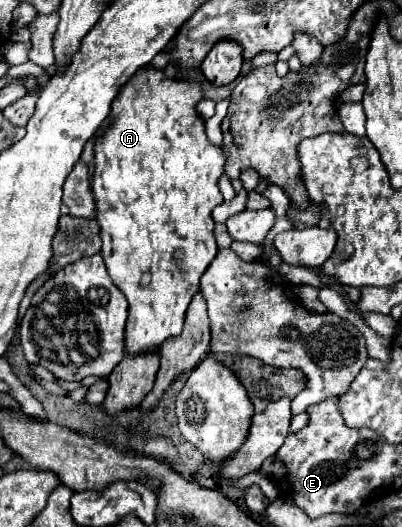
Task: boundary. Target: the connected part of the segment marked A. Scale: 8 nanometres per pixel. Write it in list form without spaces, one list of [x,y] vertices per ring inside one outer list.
[[[147,66],[147,68],[141,68],[133,78],[131,82],[127,82],[119,94],[119,98],[115,98],[113,102],[113,108],[111,108],[111,116],[113,116],[113,124],[109,126],[109,130],[97,138],[95,142],[95,172],[93,172],[93,192],[95,192],[95,200],[97,200],[97,222],[101,226],[101,255],[107,264],[107,270],[111,274],[111,280],[119,286],[119,290],[127,296],[129,300],[129,318],[127,318],[127,326],[125,326],[125,350],[127,350],[127,356],[119,362],[119,366],[109,374],[109,392],[107,392],[107,398],[103,400],[103,410],[109,414],[109,416],[117,416],[119,412],[123,410],[131,410],[131,408],[137,408],[143,398],[151,392],[153,388],[153,380],[155,380],[155,374],[157,374],[157,354],[147,354],[147,352],[159,352],[161,350],[161,344],[167,340],[167,338],[175,338],[183,332],[183,322],[185,322],[185,312],[193,296],[199,292],[199,280],[203,276],[203,272],[209,268],[209,264],[213,262],[213,258],[217,256],[217,244],[215,244],[215,234],[213,234],[213,228],[215,228],[215,222],[211,218],[211,212],[217,204],[223,202],[223,196],[219,192],[219,178],[223,174],[223,166],[225,166],[225,158],[223,158],[223,152],[213,146],[209,140],[207,140],[207,134],[205,134],[205,122],[203,118],[197,114],[195,106],[197,102],[203,98],[203,92],[201,92],[201,84],[197,82],[179,82],[179,80],[171,80],[167,78],[163,72]]]

